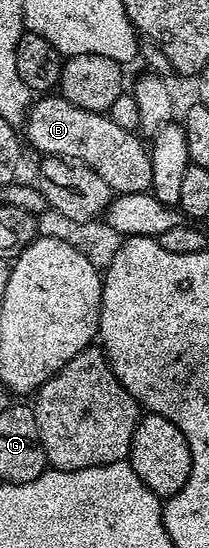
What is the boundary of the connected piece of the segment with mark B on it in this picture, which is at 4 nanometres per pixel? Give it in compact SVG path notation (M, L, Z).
M60 93L42 94L30 106L23 124L23 135L28 146L42 156L58 156L91 168L107 181L113 193L126 195L151 188L151 161L146 144L144 147L134 132L119 129L108 114L79 109Z

